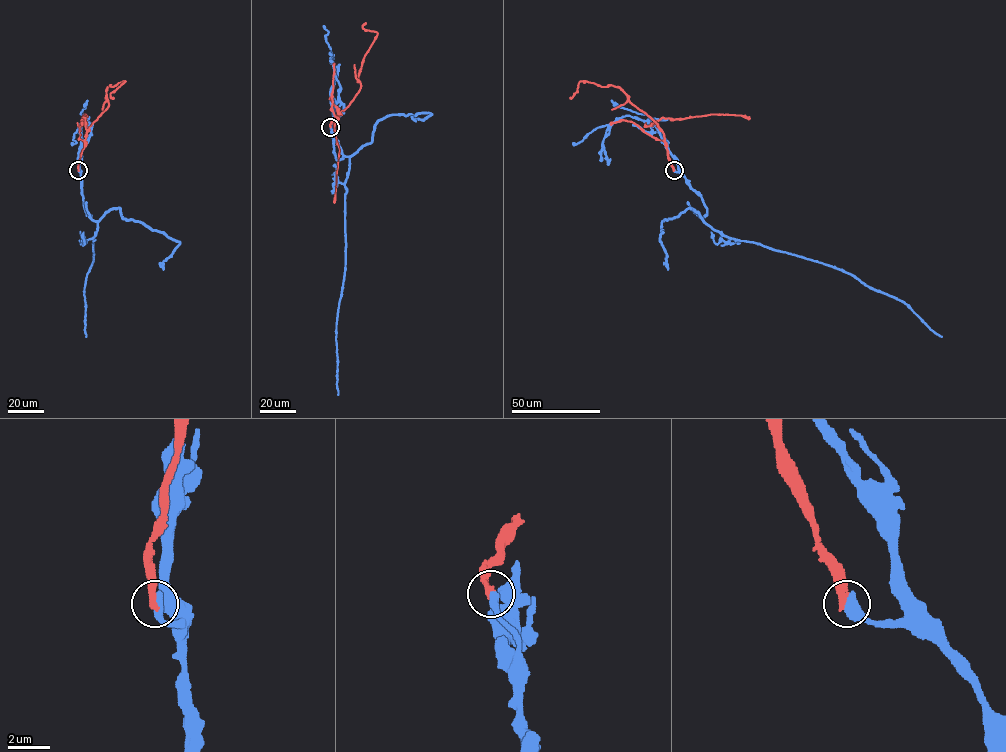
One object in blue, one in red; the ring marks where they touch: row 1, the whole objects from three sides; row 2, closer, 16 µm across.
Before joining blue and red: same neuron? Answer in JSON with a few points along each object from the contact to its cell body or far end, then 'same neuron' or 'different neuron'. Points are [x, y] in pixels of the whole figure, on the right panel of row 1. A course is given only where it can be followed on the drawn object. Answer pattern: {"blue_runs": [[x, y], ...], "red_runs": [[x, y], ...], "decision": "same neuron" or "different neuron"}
{"blue_runs": [[674, 170], [701, 197], [706, 209], [702, 219], [713, 229], [730, 238], [843, 269], [903, 301], [941, 337]], "red_runs": [[674, 170], [663, 132], [618, 87], [580, 81], [577, 91], [570, 98]], "decision": "different neuron"}

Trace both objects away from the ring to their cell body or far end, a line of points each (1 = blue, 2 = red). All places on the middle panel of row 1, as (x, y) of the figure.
1: (330, 127), (335, 157), (337, 159), (343, 155), (349, 158), (345, 183), (345, 270), (336, 328), (338, 394)
2: (330, 127), (360, 88), (358, 73), (362, 61), (377, 33), (362, 27), (366, 23)

